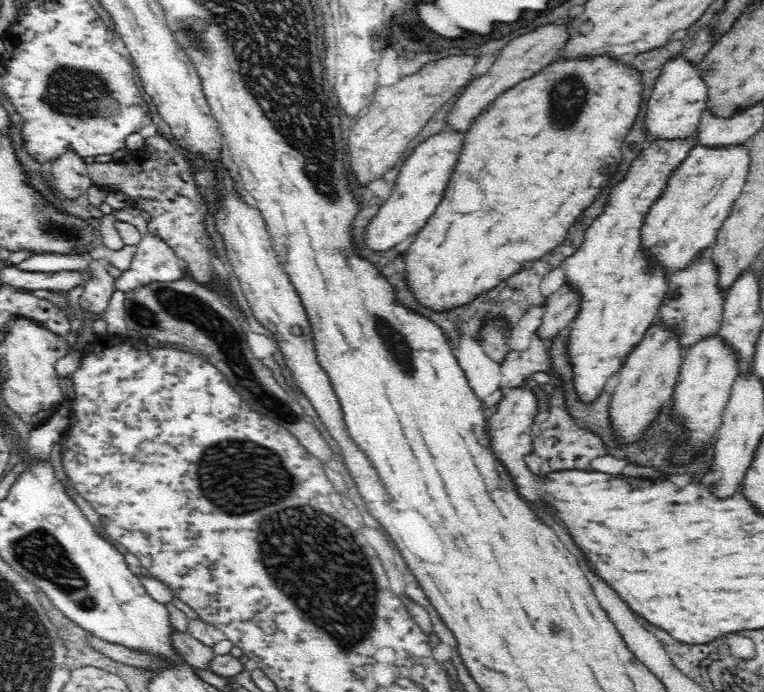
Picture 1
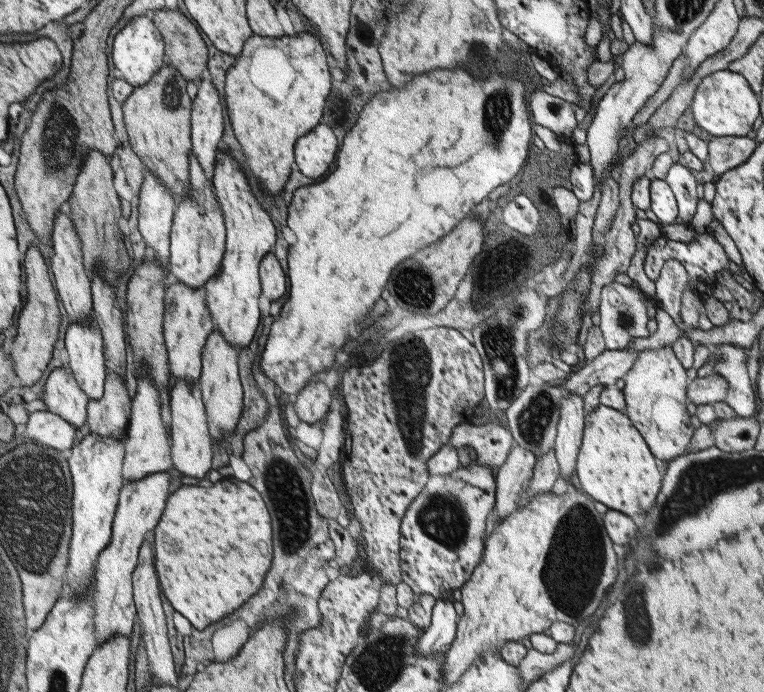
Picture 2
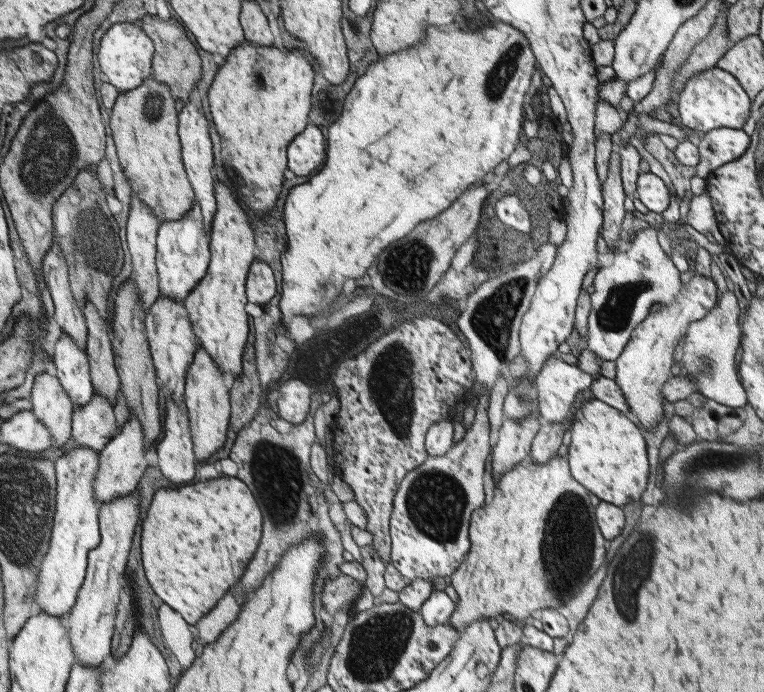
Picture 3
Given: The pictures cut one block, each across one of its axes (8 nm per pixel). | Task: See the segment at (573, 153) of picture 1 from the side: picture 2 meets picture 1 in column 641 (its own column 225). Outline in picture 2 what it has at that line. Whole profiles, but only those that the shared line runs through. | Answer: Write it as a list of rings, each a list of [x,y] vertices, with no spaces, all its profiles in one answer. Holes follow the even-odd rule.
[[[301,32],[294,38],[254,35],[245,42],[244,50],[238,56],[236,64],[227,72],[225,87],[227,114],[233,122],[234,135],[246,156],[248,164],[245,170],[249,170],[259,179],[265,193],[283,192],[283,186],[287,184],[293,172],[297,140],[308,135],[323,118],[325,100],[331,92],[331,72],[327,64],[327,52],[323,46],[319,37],[315,38],[315,34],[311,36],[307,32]]]

